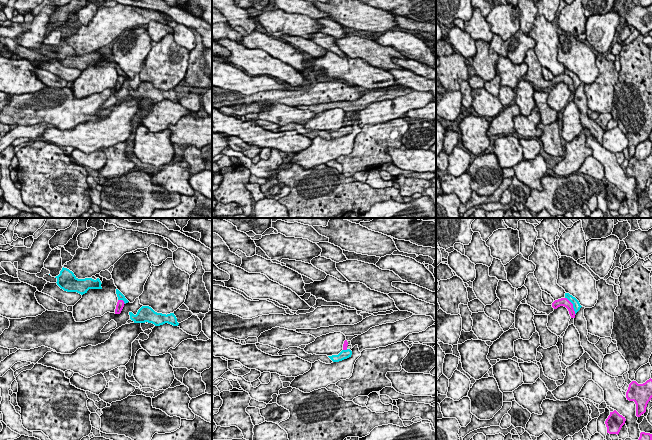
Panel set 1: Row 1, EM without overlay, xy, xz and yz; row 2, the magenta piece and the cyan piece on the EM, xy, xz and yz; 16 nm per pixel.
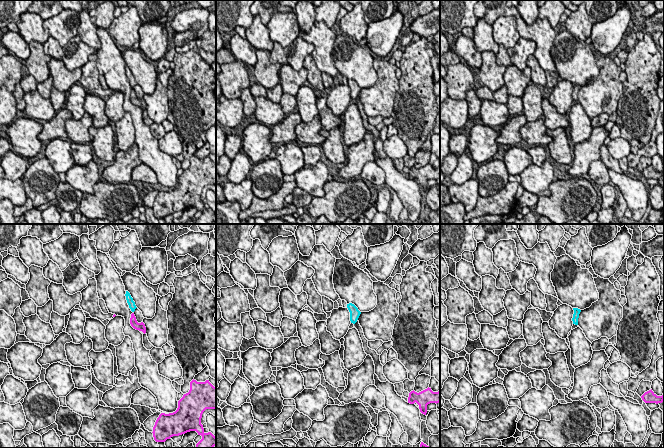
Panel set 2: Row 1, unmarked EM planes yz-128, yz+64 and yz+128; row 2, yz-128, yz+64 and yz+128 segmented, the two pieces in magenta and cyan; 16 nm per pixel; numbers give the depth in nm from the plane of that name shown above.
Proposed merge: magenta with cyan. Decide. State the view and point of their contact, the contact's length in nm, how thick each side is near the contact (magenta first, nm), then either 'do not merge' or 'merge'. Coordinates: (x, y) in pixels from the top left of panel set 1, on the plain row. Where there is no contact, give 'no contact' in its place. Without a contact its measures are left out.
yz (572, 82) | 340 nm | 140/130 nm | do not merge

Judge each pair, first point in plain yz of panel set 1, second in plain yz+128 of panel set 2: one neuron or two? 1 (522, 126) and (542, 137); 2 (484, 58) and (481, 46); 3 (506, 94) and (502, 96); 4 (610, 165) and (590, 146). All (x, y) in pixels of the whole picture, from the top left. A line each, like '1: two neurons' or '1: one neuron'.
1: one neuron
2: two neurons
3: two neurons
4: two neurons

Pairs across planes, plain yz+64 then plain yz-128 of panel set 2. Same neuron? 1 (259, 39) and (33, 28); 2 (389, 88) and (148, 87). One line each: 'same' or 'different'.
1: same
2: different

